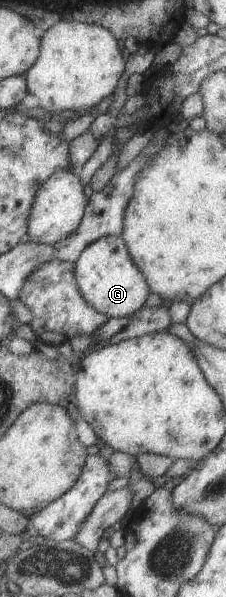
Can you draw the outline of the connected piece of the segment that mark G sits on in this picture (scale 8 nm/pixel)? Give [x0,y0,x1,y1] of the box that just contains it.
[74,235,150,318]

